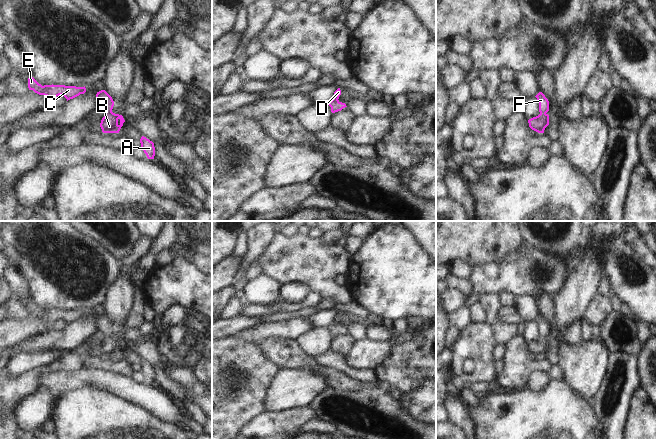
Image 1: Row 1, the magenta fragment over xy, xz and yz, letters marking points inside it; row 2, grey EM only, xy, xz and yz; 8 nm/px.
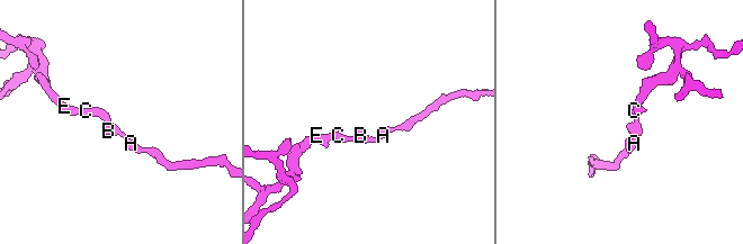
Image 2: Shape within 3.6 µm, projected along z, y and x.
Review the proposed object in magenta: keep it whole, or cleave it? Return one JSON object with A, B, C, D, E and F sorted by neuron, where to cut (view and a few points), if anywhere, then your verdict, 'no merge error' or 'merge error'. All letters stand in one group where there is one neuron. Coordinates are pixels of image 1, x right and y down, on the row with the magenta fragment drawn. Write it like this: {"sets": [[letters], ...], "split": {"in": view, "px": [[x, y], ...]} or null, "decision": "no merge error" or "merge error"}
{"sets": [["A", "B", "C", "D", "E", "F"]], "split": null, "decision": "no merge error"}

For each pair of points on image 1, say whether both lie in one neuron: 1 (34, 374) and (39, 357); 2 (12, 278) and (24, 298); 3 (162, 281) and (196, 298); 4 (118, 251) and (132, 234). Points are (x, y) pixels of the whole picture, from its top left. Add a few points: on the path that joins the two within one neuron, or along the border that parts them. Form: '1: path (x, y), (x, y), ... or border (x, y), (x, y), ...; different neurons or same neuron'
1: border (49, 364), (43, 367), (31, 368), (14, 377); different neurons
2: path (17, 283), (21, 293); same neuron
3: path (170, 284), (182, 284), (188, 290); same neuron
4: path (122, 247), (126, 244), (128, 238); same neuron

